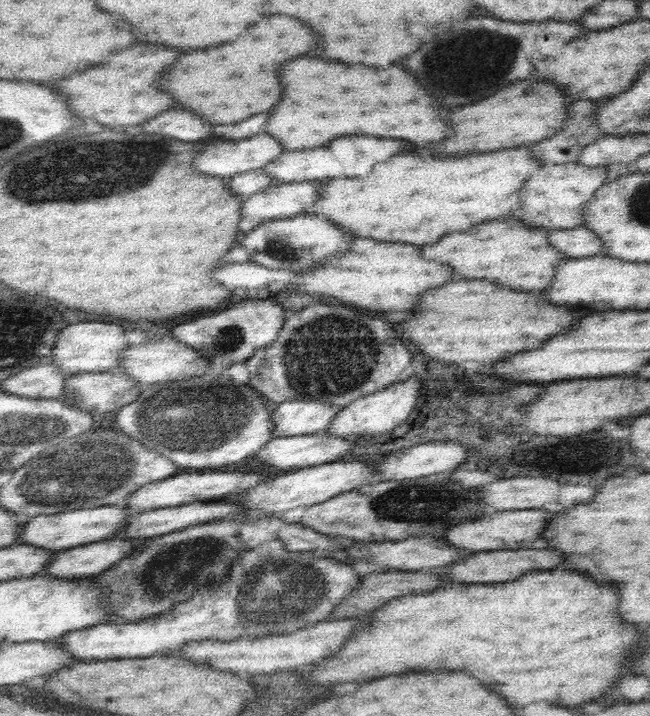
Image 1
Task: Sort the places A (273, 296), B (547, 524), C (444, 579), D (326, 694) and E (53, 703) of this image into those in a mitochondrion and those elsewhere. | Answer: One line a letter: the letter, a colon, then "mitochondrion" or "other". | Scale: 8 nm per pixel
A: other
B: other
C: other
D: other
E: other

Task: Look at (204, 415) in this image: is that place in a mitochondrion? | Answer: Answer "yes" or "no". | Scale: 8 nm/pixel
yes

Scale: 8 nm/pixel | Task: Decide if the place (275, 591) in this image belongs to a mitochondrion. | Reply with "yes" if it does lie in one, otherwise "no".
yes

